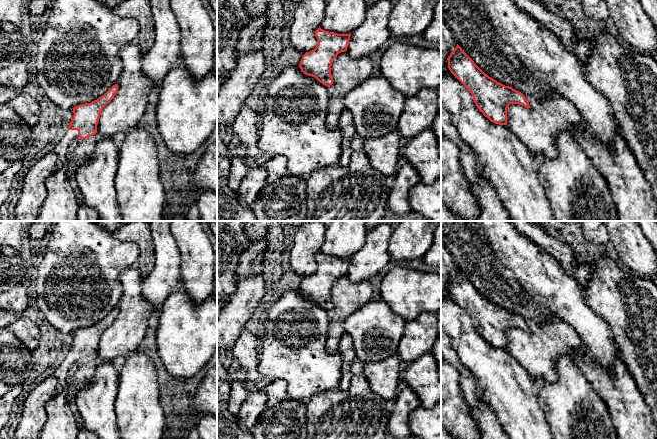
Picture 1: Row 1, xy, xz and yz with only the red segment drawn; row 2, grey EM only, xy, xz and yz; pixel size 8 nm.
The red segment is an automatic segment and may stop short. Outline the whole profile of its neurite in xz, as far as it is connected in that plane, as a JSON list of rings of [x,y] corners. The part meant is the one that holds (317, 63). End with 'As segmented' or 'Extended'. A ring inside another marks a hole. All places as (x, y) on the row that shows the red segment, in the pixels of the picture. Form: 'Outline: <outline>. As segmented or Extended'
Outline: [[[319,27],[315,36],[318,40],[316,48],[302,56],[299,67],[304,74],[330,87],[333,84],[332,63],[339,53],[347,51],[351,34],[338,34]]]. As segmented

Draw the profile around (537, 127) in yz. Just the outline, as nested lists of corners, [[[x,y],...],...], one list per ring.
[[[556,91],[550,95],[550,99],[529,101],[528,108],[510,104],[507,126],[531,153],[555,159],[558,134],[561,131],[572,133],[574,126],[583,119],[576,107],[562,95]]]

